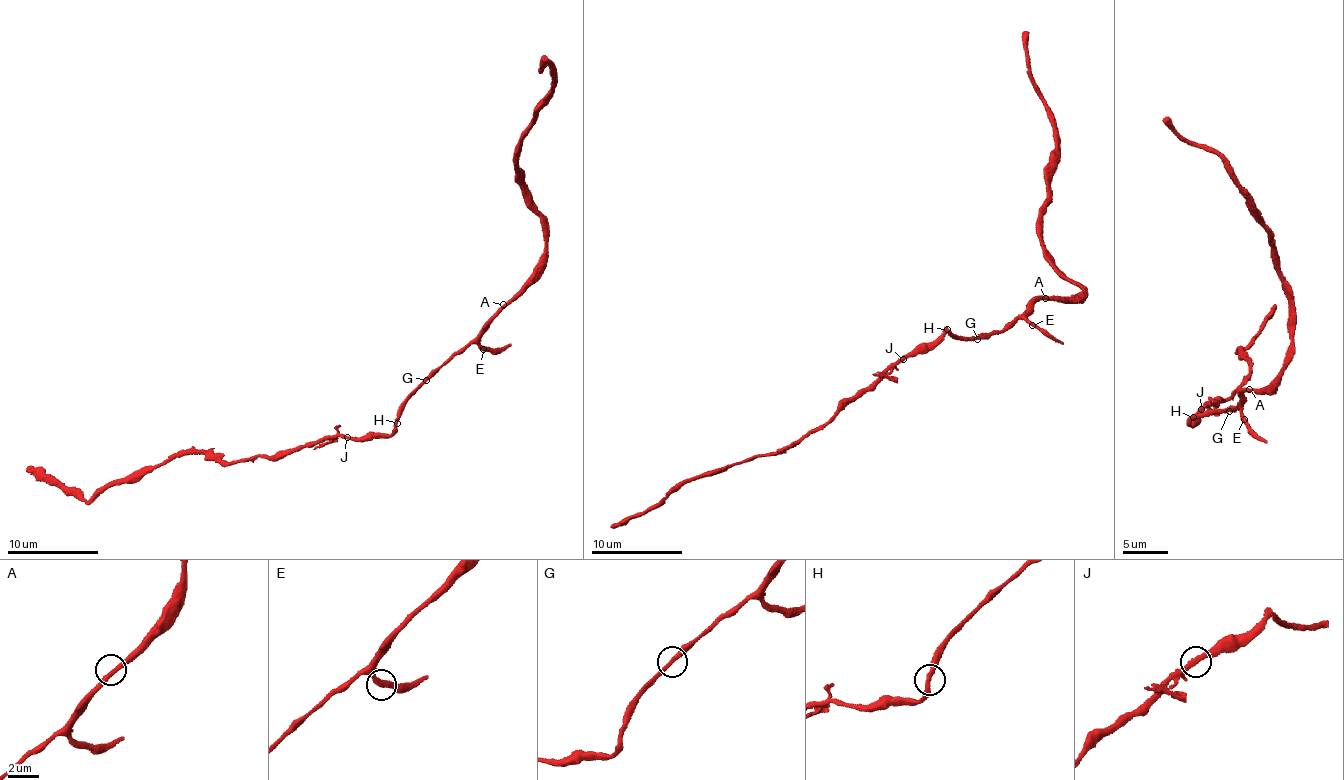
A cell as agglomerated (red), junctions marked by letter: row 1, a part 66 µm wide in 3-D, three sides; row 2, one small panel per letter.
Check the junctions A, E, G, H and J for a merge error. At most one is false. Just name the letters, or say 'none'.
none

